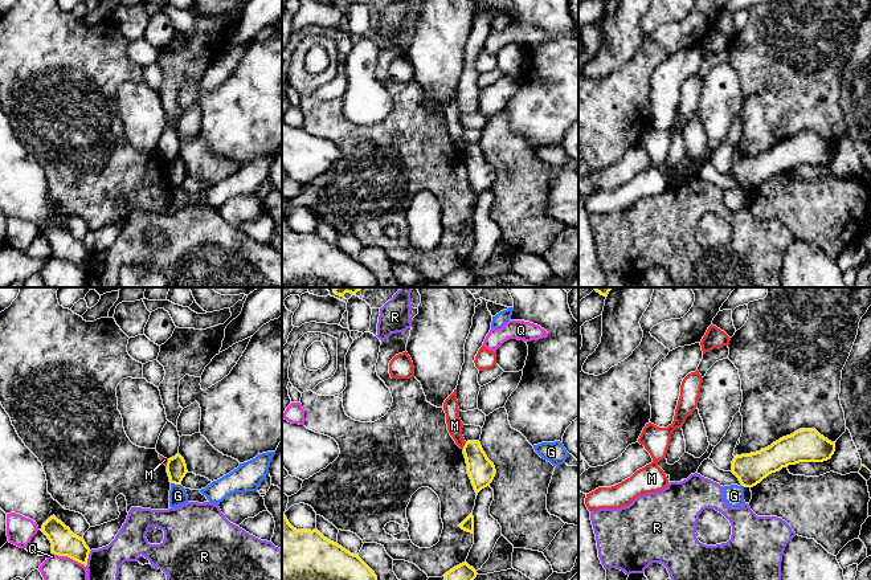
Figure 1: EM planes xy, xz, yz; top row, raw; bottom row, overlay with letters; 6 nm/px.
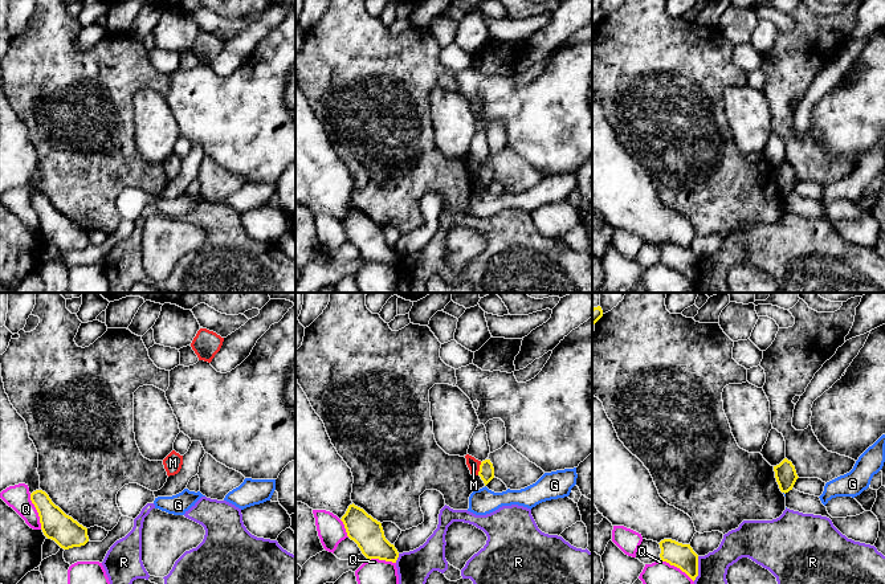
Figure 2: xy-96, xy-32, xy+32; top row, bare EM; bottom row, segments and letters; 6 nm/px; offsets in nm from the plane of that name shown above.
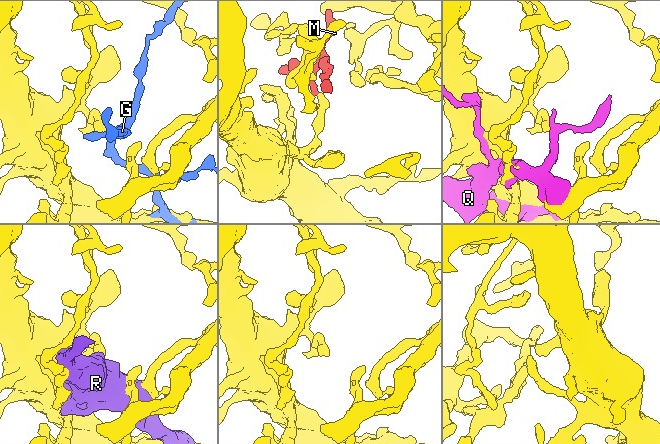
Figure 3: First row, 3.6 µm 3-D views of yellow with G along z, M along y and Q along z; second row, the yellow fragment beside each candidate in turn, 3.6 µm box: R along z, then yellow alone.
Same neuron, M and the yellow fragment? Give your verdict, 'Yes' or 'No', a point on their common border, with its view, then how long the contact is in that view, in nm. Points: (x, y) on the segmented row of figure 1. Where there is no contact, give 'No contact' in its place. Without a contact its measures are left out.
No. Touches yellow at xz (465, 445). Shared border 50 nm

